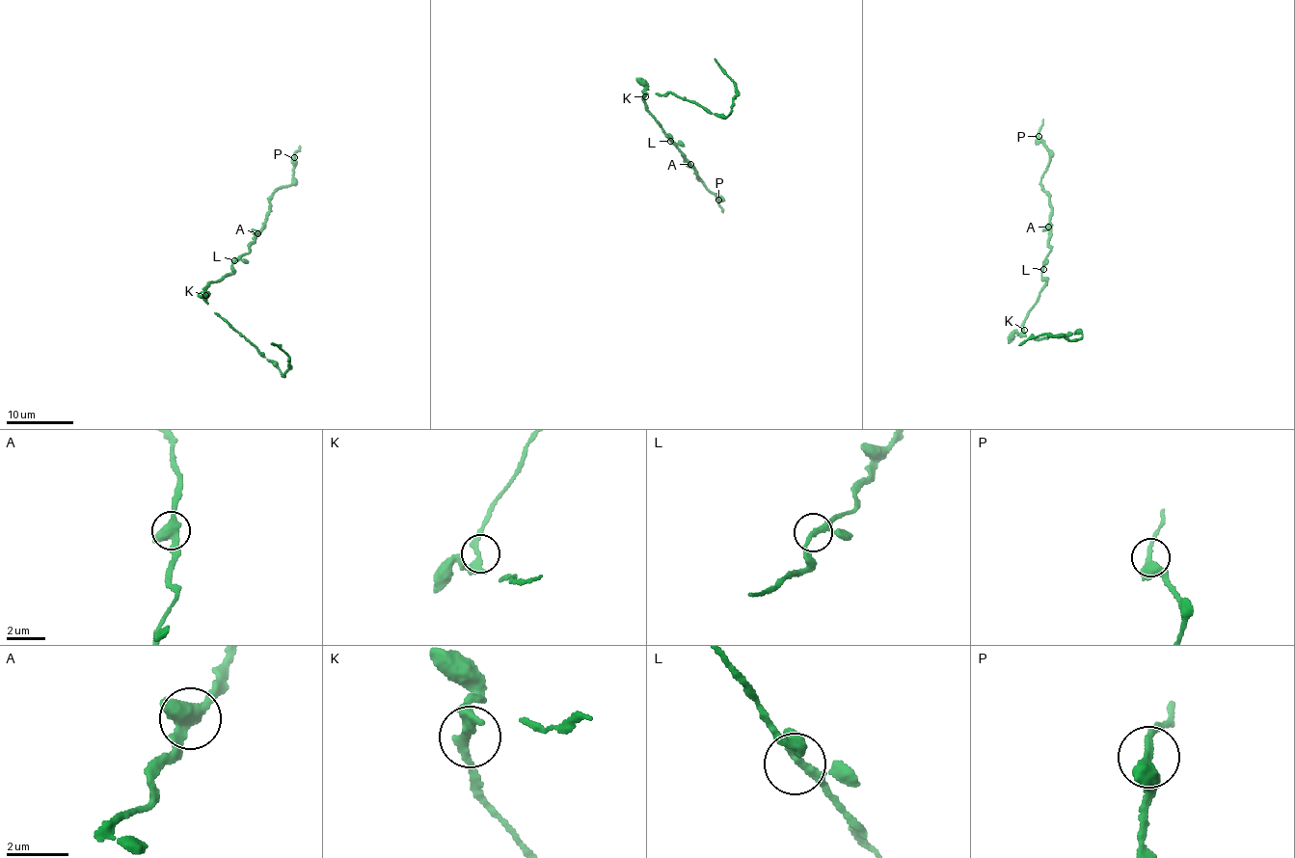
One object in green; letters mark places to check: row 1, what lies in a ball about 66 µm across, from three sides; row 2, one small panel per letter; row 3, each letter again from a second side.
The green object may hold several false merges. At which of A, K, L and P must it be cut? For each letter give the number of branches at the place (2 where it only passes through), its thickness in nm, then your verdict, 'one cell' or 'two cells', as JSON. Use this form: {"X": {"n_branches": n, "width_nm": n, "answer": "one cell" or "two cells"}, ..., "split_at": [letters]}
{"A": {"n_branches": 3, "width_nm": 400, "answer": "one cell"}, "K": {"n_branches": 4, "width_nm": 220, "answer": "one cell"}, "L": {"n_branches": 3, "width_nm": 190, "answer": "one cell"}, "P": {"n_branches": 3, "width_nm": 300, "answer": "one cell"}, "split_at": []}

